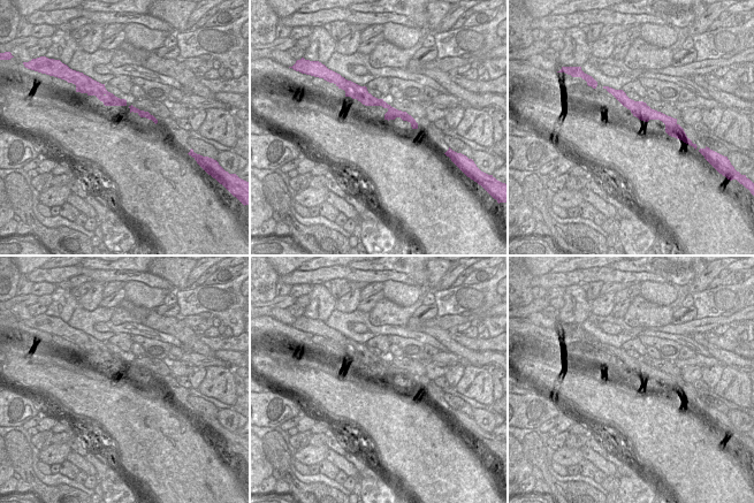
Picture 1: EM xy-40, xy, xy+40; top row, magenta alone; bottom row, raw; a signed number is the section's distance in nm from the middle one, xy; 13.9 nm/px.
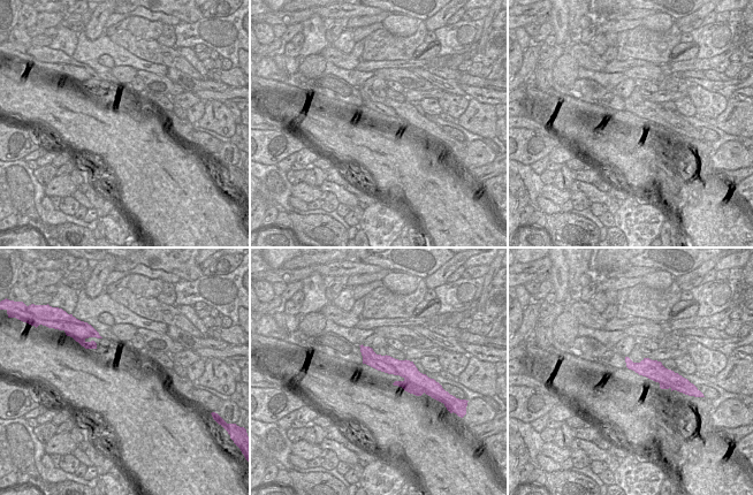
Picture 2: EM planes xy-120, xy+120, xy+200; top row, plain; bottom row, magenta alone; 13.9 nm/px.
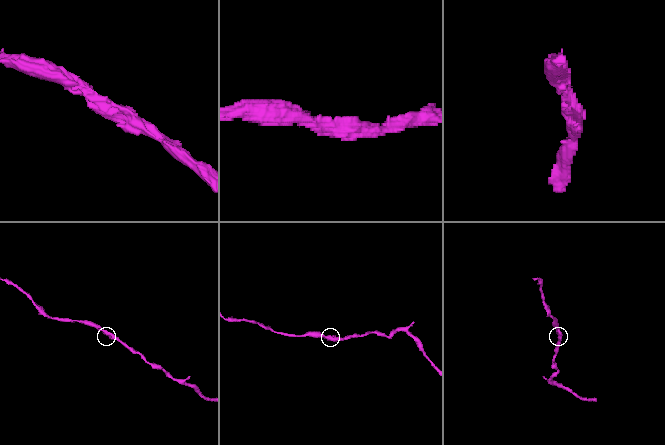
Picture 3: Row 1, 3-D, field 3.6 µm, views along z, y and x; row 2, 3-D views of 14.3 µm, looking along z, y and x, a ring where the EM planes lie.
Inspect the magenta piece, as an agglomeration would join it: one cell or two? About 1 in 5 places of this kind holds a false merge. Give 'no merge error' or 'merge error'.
no merge error

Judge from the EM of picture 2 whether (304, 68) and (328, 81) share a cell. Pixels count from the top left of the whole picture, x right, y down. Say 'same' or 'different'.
different

